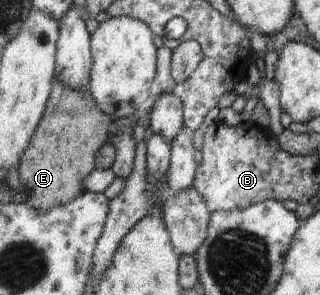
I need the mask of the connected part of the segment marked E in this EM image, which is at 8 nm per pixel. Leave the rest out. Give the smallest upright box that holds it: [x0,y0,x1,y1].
[18,76,112,212]

